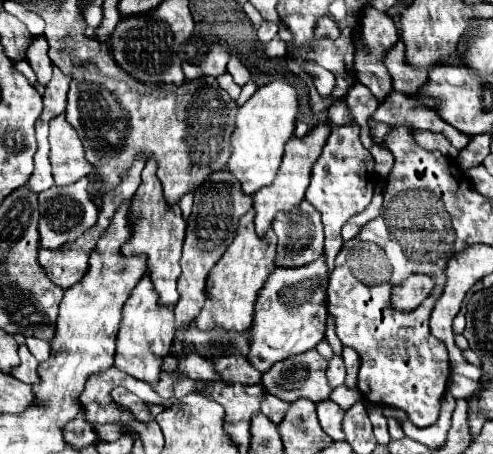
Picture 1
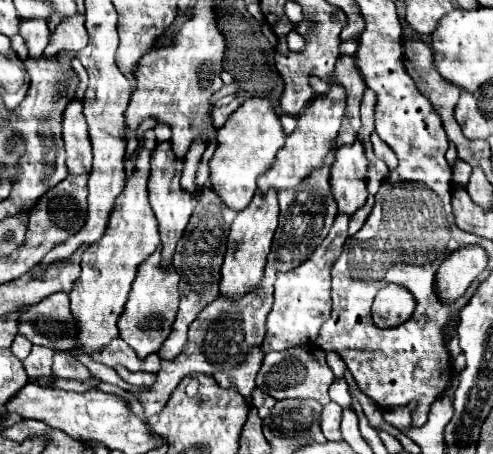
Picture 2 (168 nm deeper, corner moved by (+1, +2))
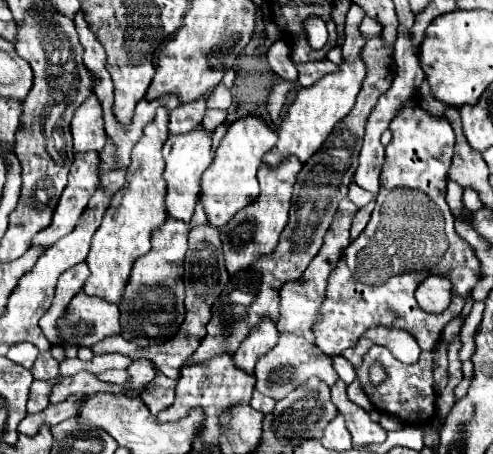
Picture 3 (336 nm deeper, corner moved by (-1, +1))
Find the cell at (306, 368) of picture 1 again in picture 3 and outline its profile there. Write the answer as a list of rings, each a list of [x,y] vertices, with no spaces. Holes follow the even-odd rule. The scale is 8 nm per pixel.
[[[282,333],[280,335],[280,341],[278,345],[268,351],[264,357],[260,357],[260,361],[256,363],[256,369],[254,369],[254,375],[256,375],[256,389],[262,393],[262,395],[268,395],[272,397],[274,401],[286,397],[292,389],[300,387],[308,377],[312,375],[318,375],[320,379],[324,379],[330,387],[336,383],[338,375],[332,367],[332,359],[324,353],[320,353],[320,349],[316,349],[316,345],[304,341],[304,337],[298,337],[298,335],[292,335],[292,333]]]

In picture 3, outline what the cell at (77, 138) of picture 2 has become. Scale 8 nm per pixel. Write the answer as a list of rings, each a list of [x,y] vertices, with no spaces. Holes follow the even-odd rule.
[[[92,93],[84,105],[80,105],[72,119],[72,137],[74,151],[100,151],[104,149],[106,129],[104,129],[104,113],[98,97]]]

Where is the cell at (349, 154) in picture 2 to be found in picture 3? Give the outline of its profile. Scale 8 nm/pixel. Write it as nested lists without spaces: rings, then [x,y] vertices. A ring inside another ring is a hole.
[[[350,185],[350,191],[348,191],[348,197],[358,205],[358,207],[364,207],[364,205],[368,205],[372,199],[374,199],[374,195],[372,193],[368,193],[368,191],[364,191],[364,189],[360,189],[358,185]]]

